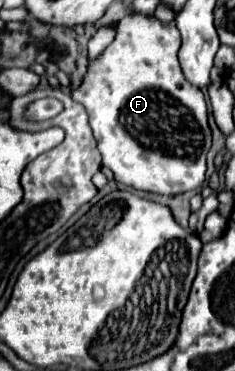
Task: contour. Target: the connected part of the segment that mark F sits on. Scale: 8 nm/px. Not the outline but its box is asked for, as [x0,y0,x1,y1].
[72,16,212,196]

